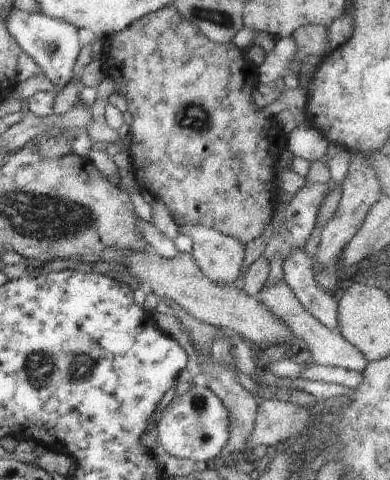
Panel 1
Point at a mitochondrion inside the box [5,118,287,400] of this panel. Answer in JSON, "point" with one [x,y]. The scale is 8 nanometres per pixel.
{"point":[47,368]}

